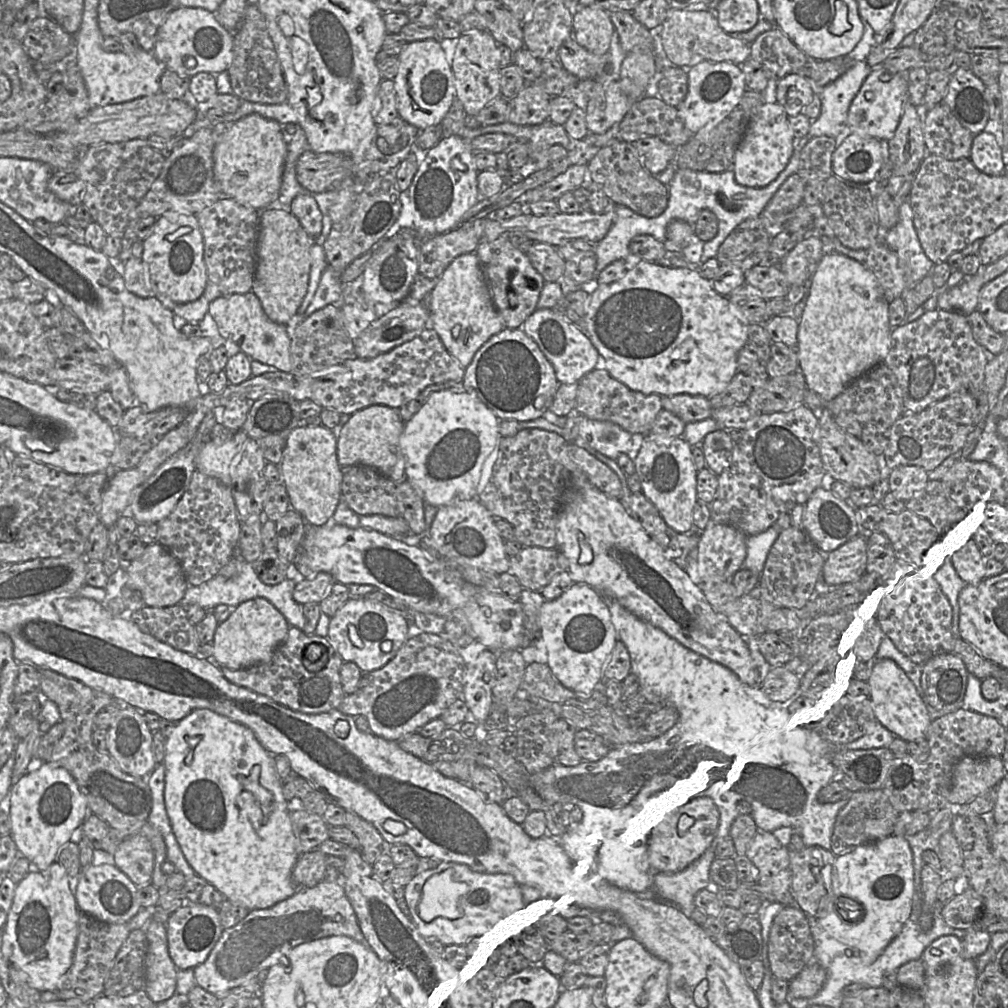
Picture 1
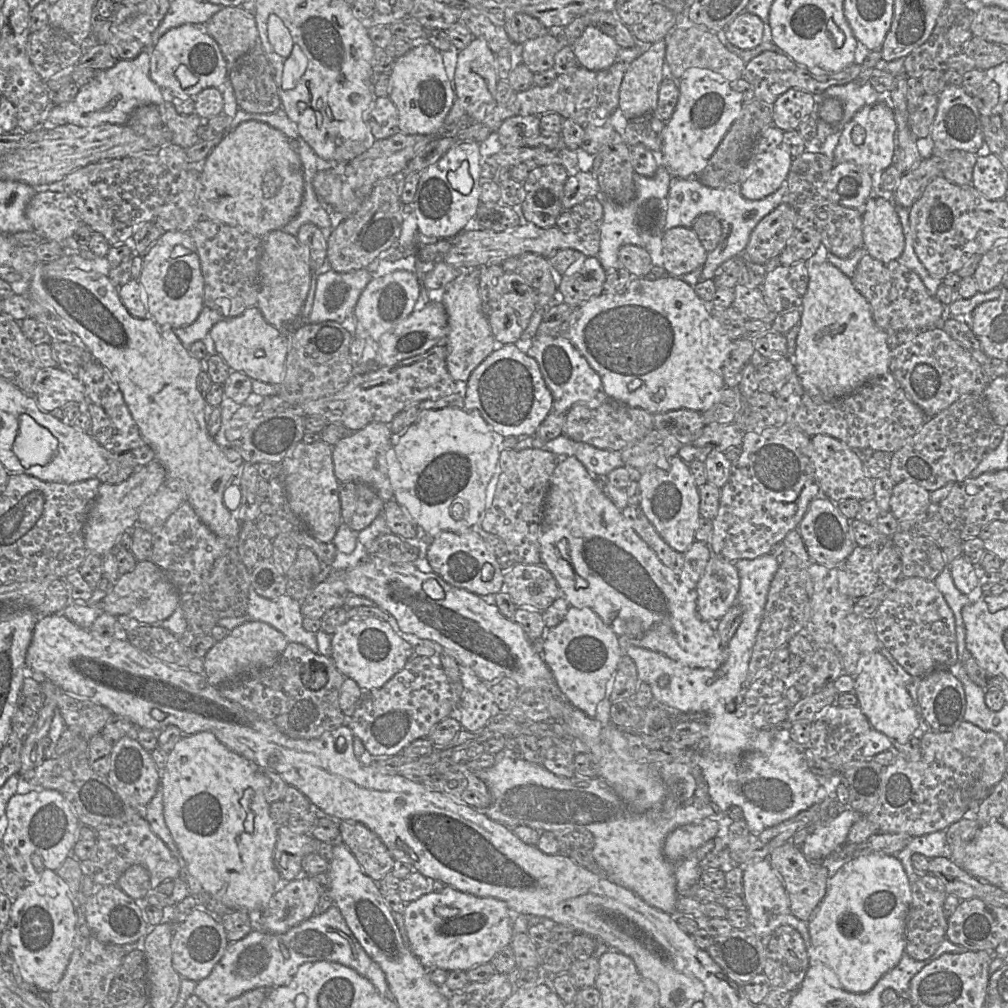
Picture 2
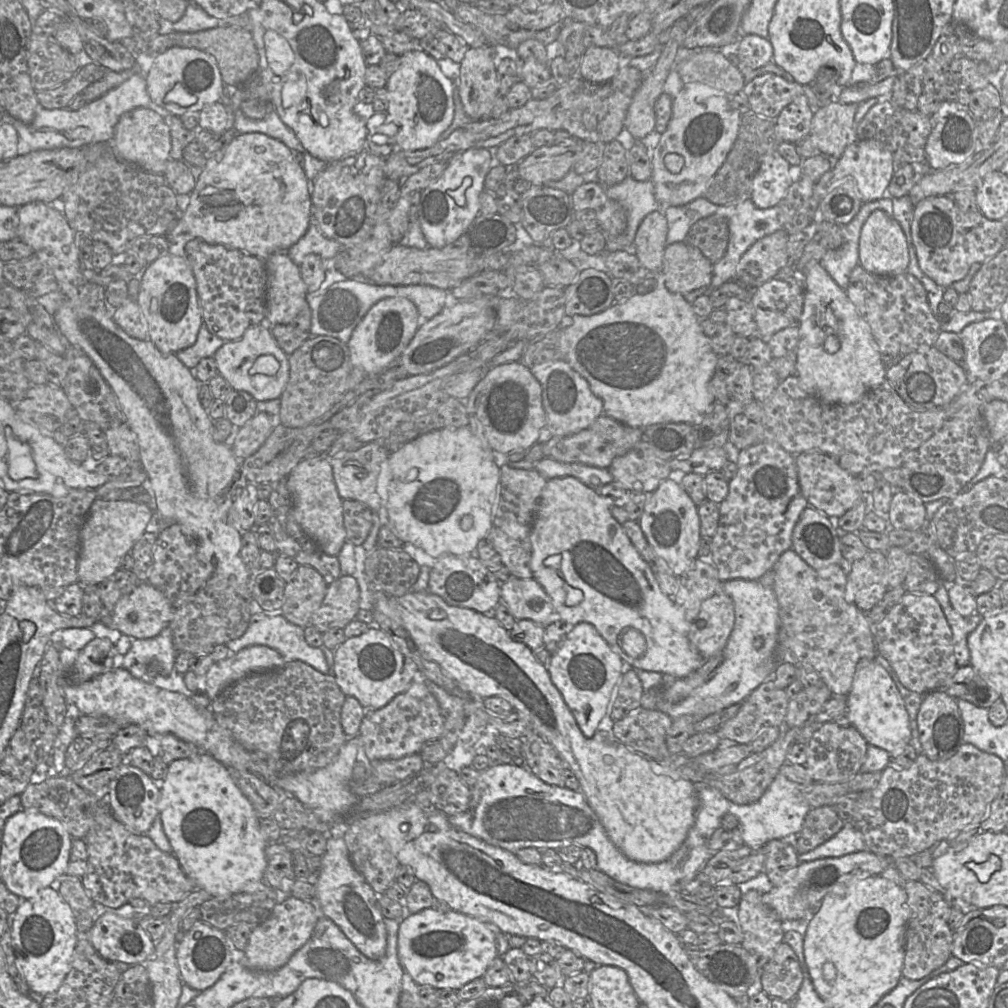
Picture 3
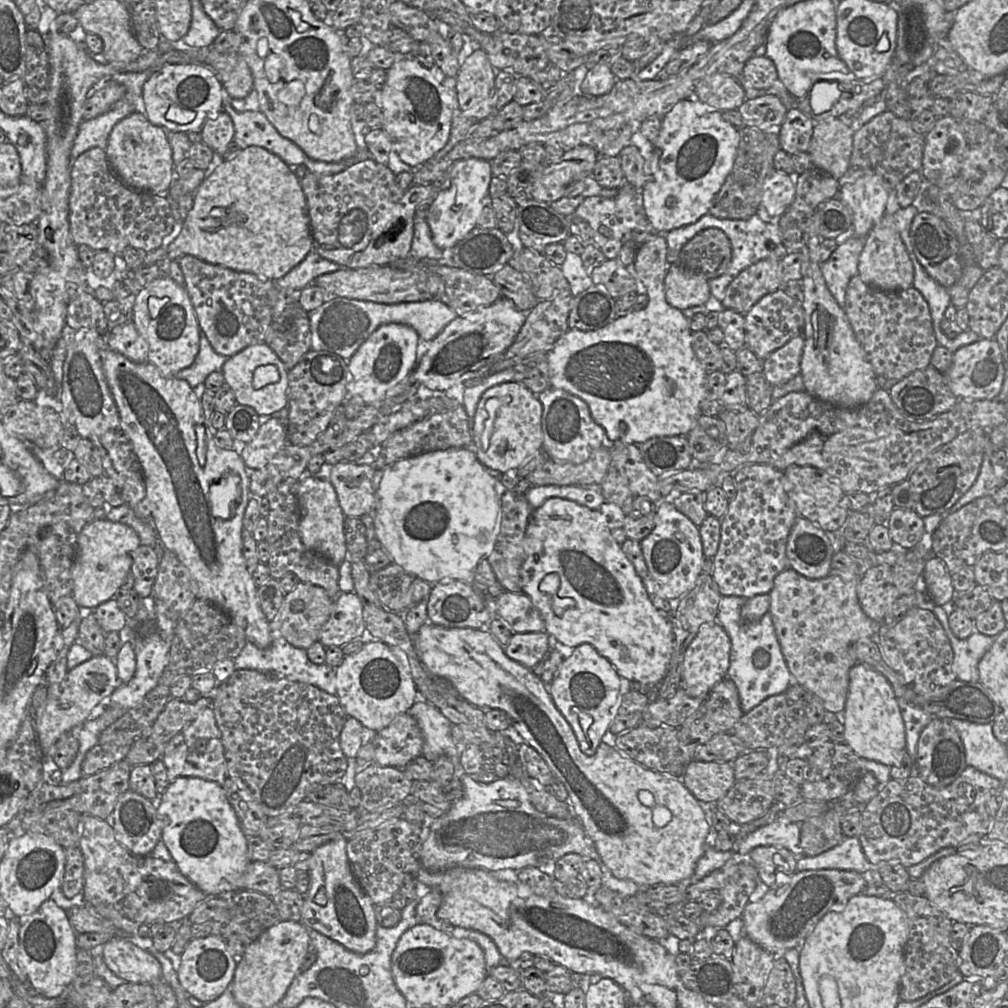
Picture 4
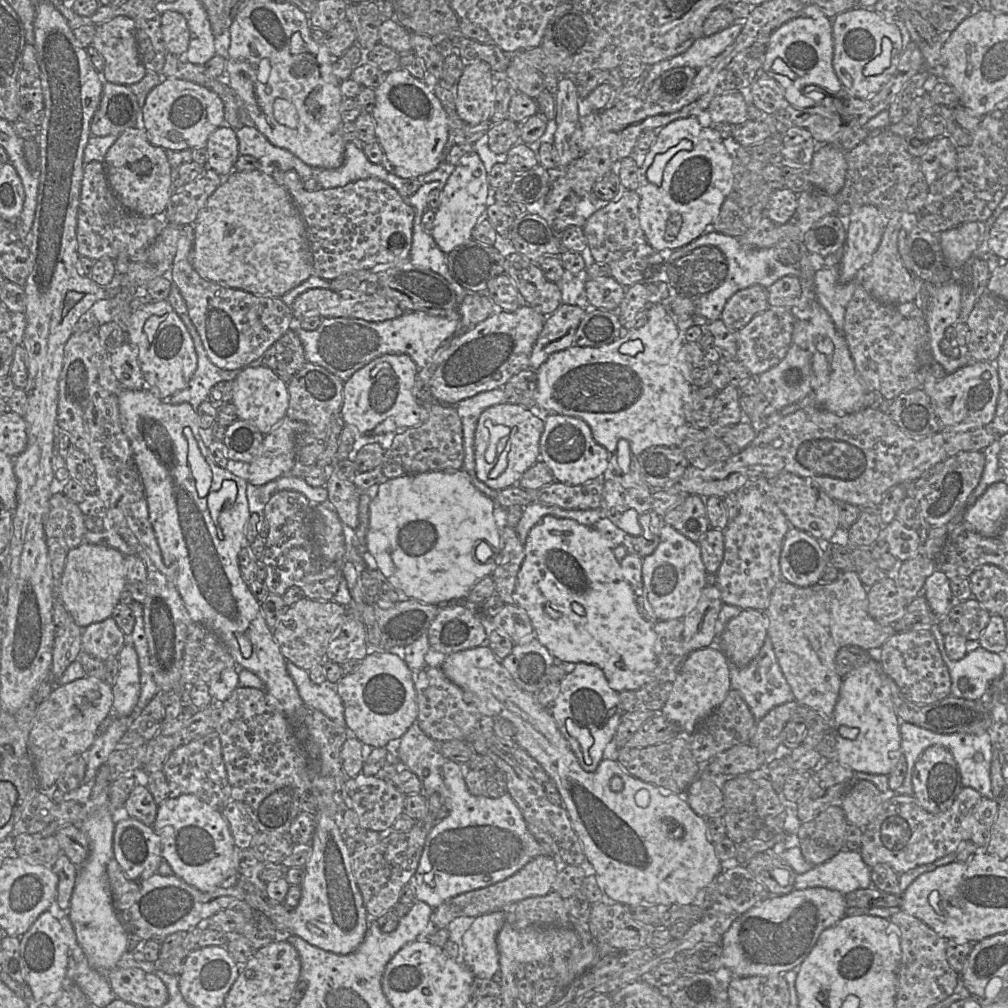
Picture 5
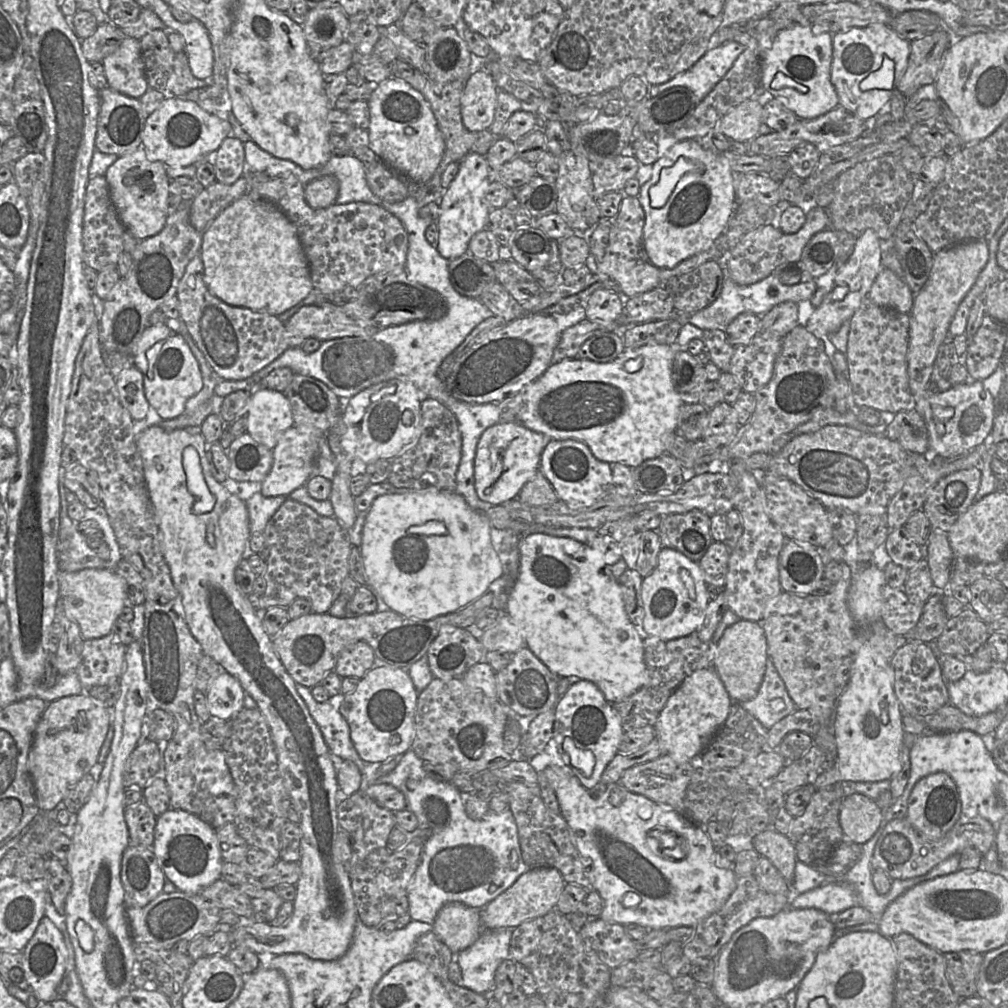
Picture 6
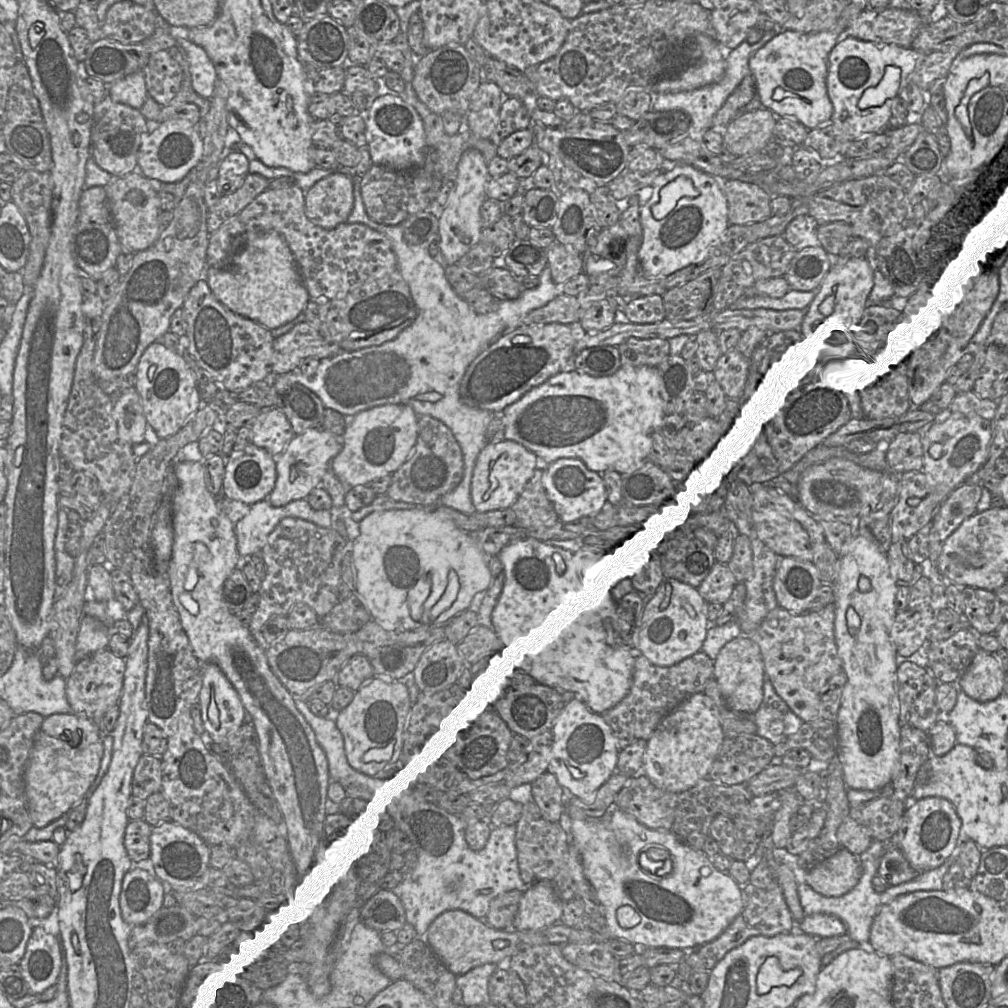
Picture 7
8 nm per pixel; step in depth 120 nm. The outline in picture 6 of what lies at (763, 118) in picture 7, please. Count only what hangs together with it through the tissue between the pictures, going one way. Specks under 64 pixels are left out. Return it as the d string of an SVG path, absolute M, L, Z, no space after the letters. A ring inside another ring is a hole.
M754 99L734 107L719 123L719 131L732 141L750 143L760 135L764 108Z

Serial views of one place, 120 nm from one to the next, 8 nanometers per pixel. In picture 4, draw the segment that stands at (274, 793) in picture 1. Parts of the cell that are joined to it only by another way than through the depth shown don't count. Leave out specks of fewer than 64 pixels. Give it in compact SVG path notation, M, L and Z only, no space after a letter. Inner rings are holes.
M178 777L168 784L162 794L157 794L153 801L159 820L164 822L161 840L181 874L207 895L226 895L239 890L242 876L251 861L247 851L247 837L241 830L233 807L227 801L222 785L197 777Z

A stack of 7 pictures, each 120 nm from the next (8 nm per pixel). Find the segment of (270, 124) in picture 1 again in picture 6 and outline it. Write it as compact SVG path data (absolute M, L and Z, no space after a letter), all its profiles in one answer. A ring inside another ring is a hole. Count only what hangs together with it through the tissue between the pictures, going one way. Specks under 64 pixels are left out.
M247 194L225 208L202 233L201 258L204 282L209 291L231 306L280 316L303 301L314 288L309 264L295 226L272 203L252 199Z

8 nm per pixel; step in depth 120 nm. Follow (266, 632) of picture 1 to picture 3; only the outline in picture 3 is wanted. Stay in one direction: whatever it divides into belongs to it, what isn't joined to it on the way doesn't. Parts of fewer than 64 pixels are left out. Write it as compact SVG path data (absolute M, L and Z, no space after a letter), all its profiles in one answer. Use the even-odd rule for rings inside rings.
M253 645L213 662L205 676L198 676L198 692L213 701L247 675L276 670L285 664L282 655L267 646Z

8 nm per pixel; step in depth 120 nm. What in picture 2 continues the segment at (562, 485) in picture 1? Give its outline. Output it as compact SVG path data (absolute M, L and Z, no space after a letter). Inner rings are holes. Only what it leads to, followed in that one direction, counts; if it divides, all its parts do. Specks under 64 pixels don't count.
M544 448L502 449L499 453L500 475L493 502L484 513L481 528L501 538L515 564L540 564L539 536L543 509L558 457Z

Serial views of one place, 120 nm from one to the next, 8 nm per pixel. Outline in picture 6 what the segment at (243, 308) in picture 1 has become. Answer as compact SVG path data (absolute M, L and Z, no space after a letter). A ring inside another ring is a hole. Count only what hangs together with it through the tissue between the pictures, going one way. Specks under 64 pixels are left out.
M259 389L251 394L246 415L247 432L273 450L283 434L294 426L290 402L285 393Z

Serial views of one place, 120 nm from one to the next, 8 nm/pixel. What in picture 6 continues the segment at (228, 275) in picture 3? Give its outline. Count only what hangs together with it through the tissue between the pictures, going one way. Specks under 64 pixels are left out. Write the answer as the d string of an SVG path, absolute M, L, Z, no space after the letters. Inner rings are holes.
M196 255L188 263L178 285L177 298L180 317L191 337L214 372L223 379L236 381L250 378L289 348L285 323L279 316L231 306L209 291L204 282L201 255Z

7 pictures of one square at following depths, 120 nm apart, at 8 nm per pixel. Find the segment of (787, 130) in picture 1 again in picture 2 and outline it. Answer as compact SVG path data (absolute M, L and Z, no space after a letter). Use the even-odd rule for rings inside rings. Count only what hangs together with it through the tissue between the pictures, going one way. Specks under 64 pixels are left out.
M774 124L759 137L743 174L741 193L749 200L761 200L774 193L787 179L793 158L784 142L784 132Z

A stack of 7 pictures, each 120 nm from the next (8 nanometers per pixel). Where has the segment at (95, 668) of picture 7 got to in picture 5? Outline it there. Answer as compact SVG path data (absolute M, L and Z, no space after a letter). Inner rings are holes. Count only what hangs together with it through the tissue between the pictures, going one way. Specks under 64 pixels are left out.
M113 617L95 622L83 629L81 651L101 661L118 656L125 644L125 635Z

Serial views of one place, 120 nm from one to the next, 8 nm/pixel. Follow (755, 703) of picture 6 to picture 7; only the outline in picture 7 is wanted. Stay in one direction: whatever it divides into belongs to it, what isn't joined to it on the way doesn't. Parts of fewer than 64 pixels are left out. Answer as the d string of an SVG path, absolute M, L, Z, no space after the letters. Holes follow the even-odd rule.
M765 673L761 704L756 712L748 716L757 728L756 733L773 746L795 734L803 723L778 696Z

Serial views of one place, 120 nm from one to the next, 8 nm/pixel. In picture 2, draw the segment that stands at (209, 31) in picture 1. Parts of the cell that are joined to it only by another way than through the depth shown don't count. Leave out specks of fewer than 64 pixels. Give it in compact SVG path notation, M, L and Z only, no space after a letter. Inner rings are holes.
M184 24L168 30L158 40L152 50L150 61L150 77L162 90L165 101L173 97L182 100L195 99L205 88L219 88L228 80L229 65L225 60L217 42L205 31L204 26ZM184 65L197 78L195 85L183 88L176 80L176 70Z

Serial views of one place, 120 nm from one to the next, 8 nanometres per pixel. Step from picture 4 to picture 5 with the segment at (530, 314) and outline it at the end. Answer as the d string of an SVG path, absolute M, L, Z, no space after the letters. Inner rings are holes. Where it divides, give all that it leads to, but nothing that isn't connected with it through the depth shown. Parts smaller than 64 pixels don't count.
M561 304L545 317L543 329L532 349L529 367L535 371L548 357L573 345L578 326L586 309L578 305Z

